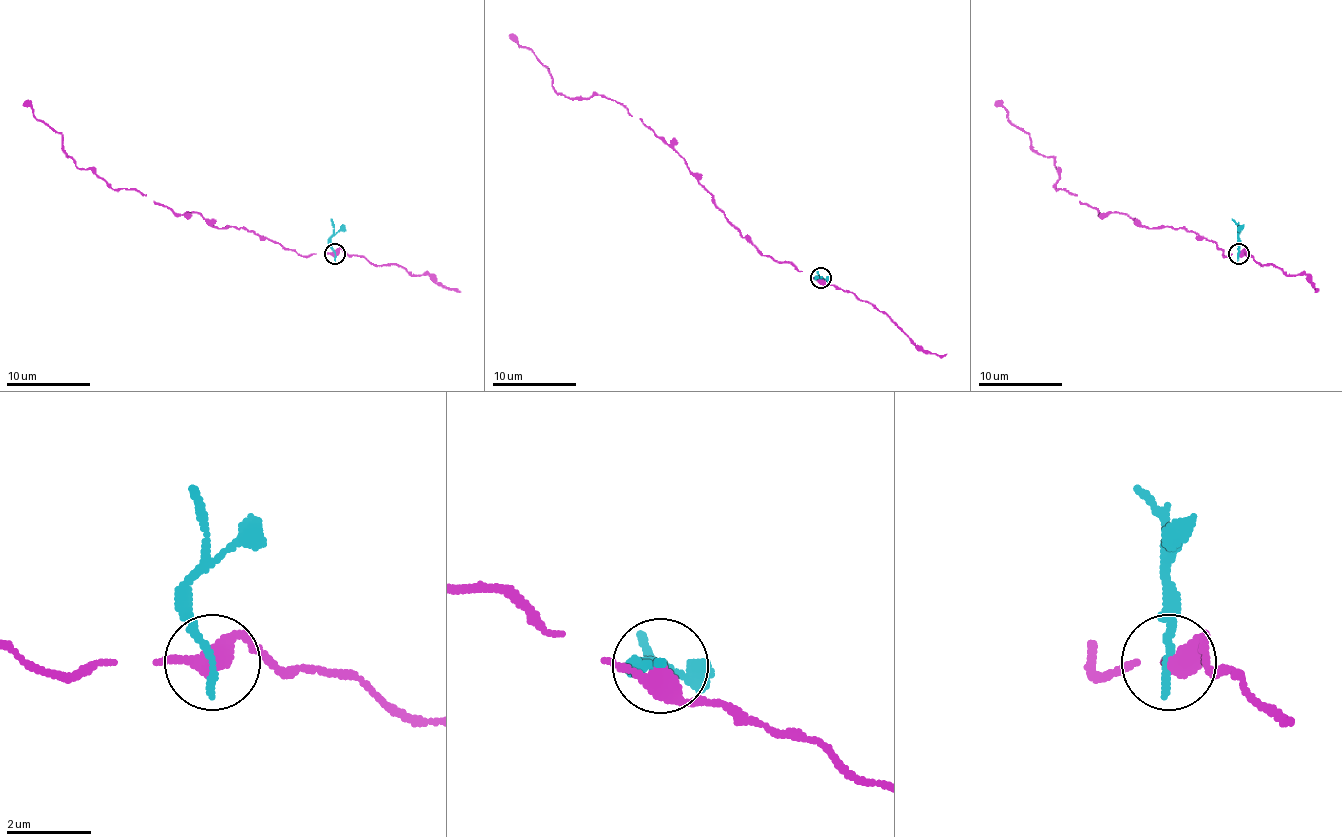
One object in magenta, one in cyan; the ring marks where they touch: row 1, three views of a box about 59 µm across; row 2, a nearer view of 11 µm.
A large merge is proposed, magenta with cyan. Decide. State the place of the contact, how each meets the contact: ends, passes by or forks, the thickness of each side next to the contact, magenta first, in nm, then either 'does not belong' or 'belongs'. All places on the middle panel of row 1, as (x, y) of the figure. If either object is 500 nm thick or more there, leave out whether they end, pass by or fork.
at (821, 277); magenta passes by; cyan ends there; 400 nm thick on the magenta side, 200 nm on the other; does not belong

